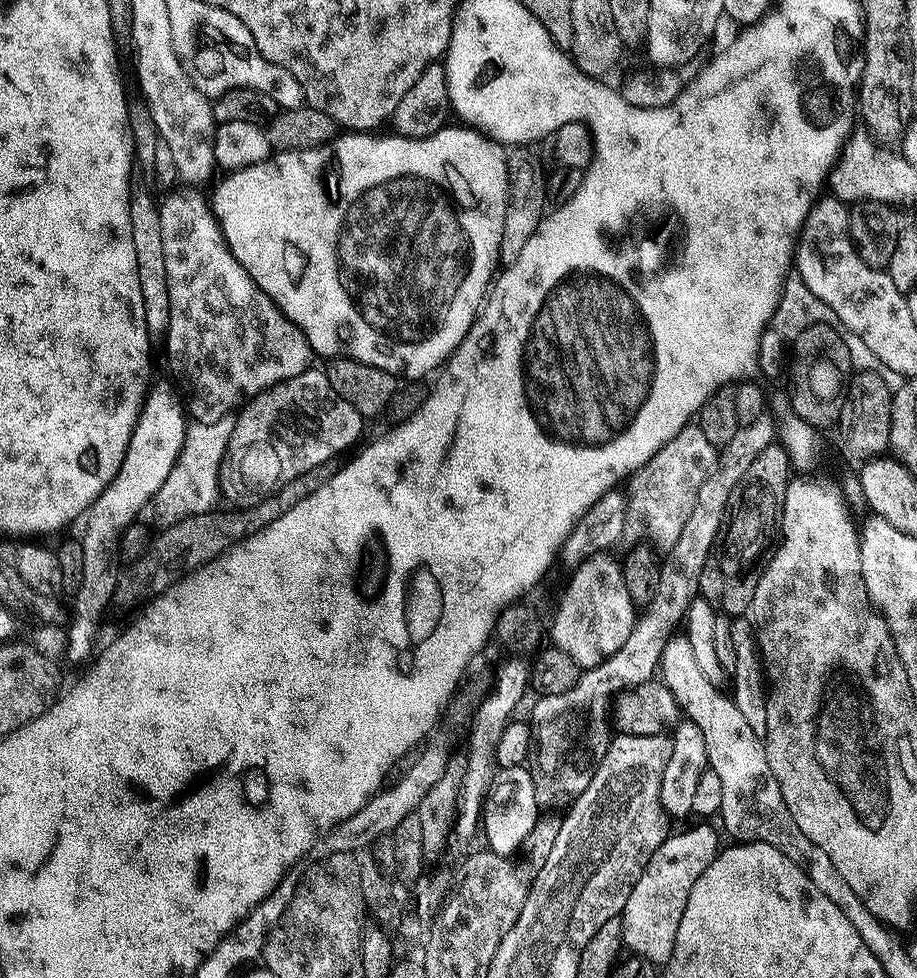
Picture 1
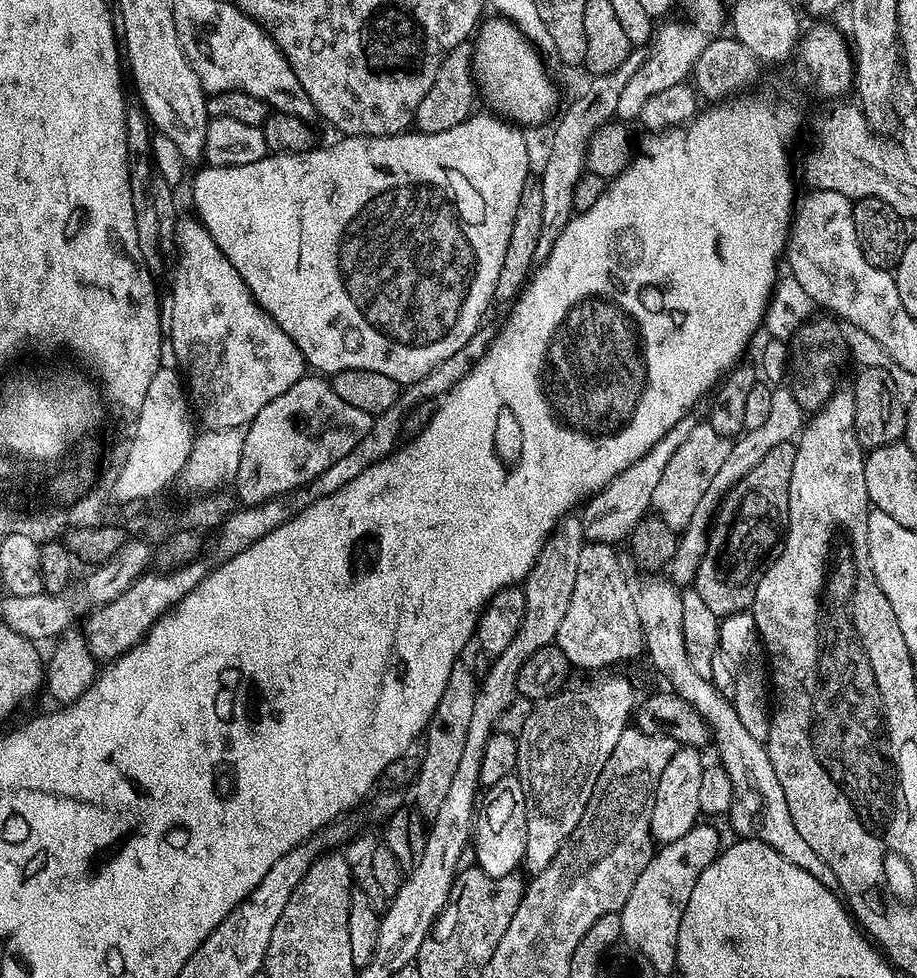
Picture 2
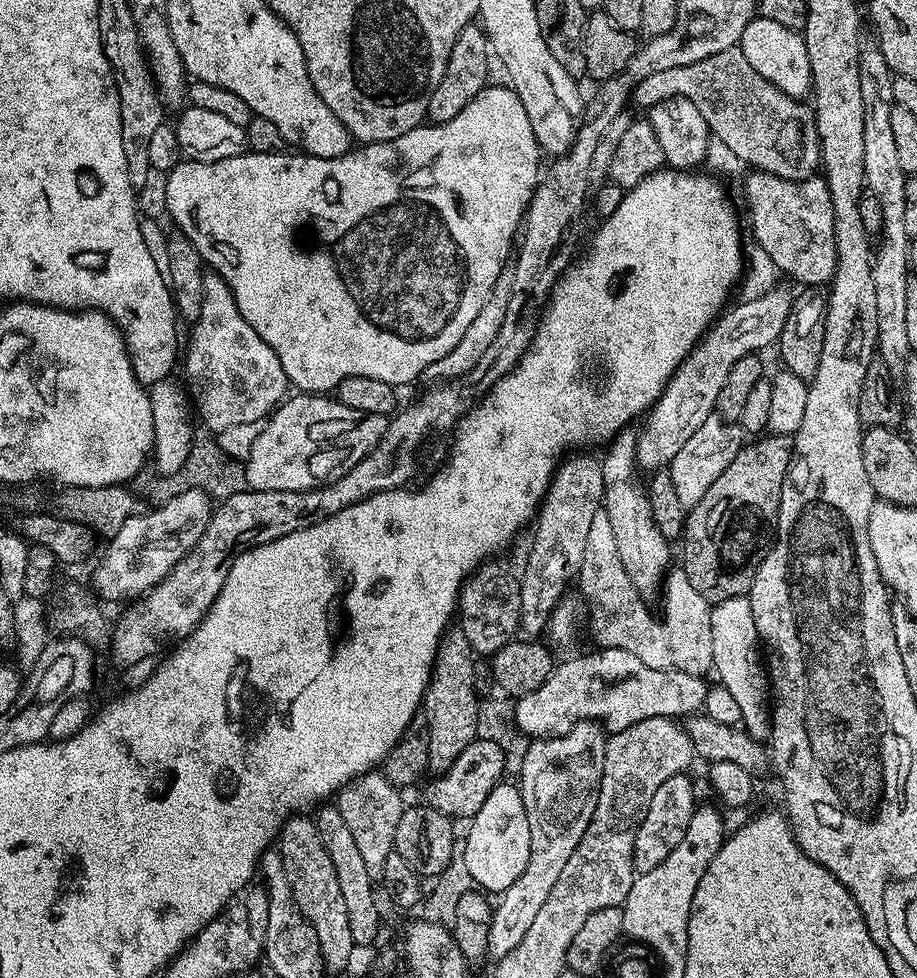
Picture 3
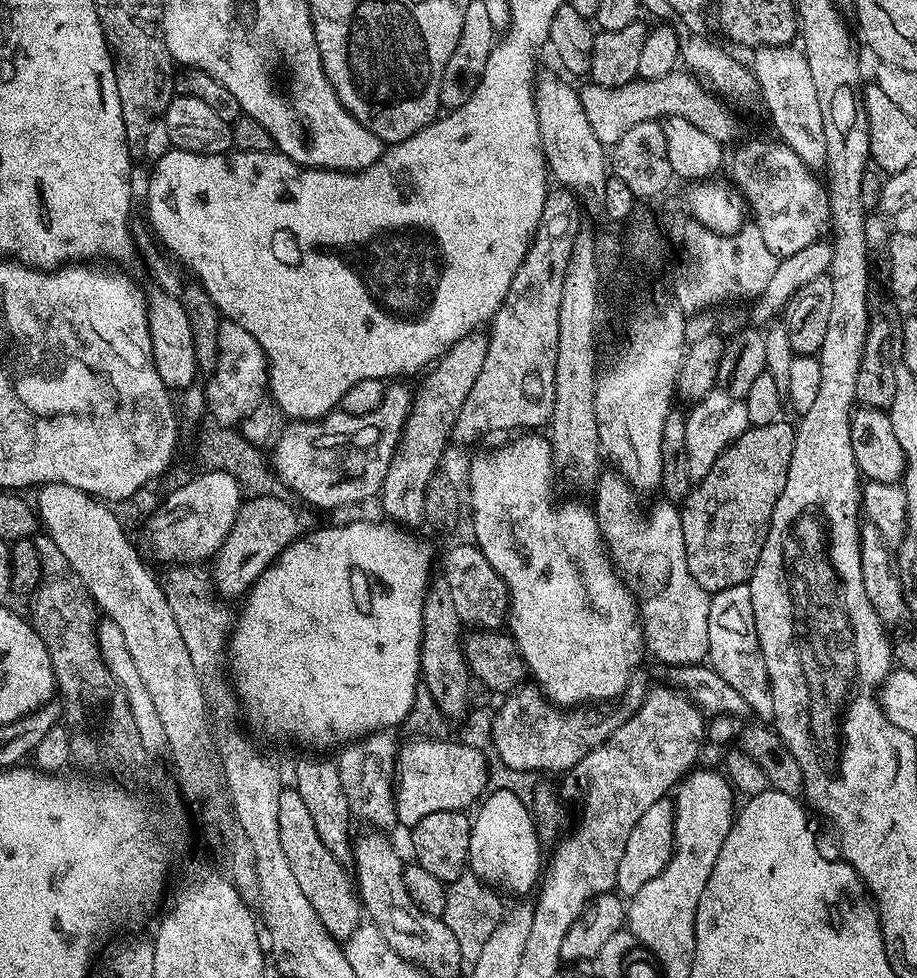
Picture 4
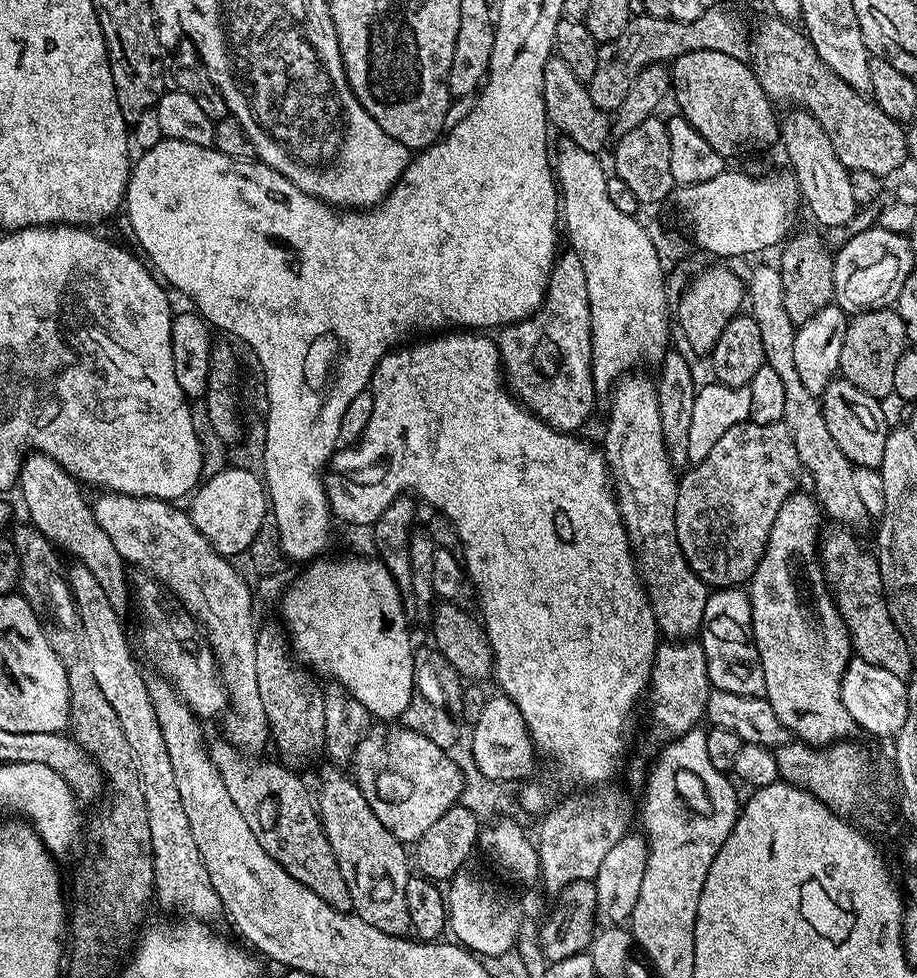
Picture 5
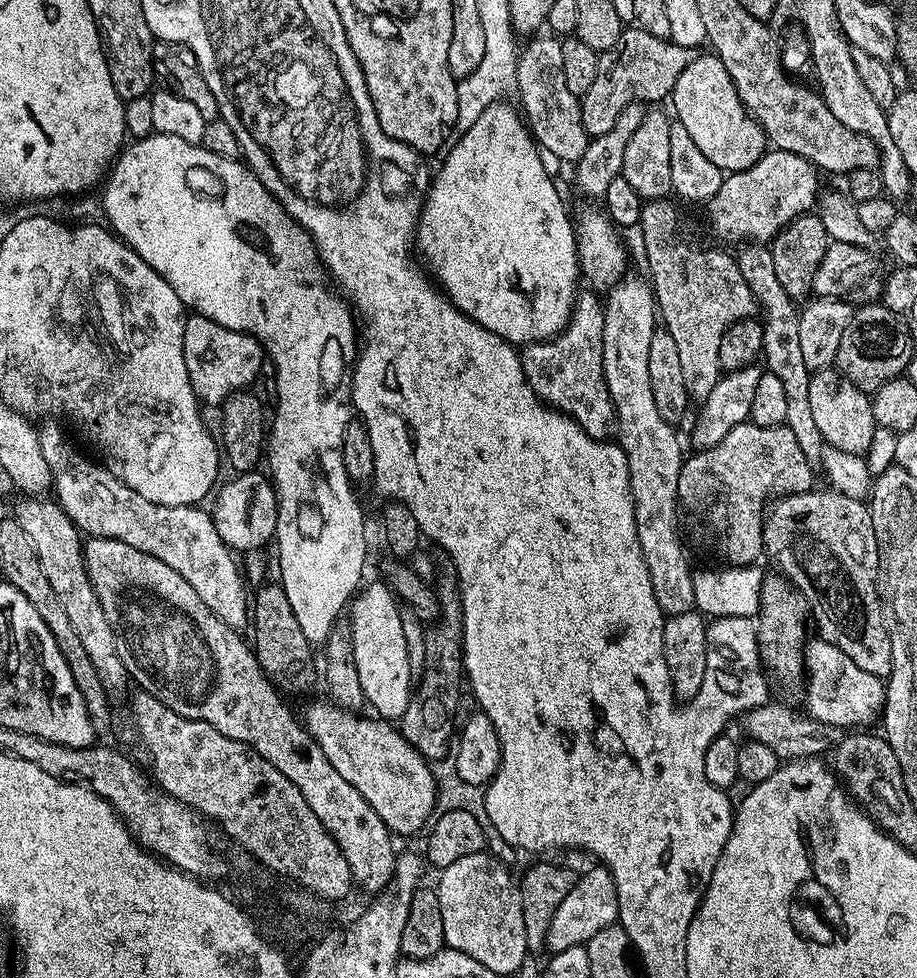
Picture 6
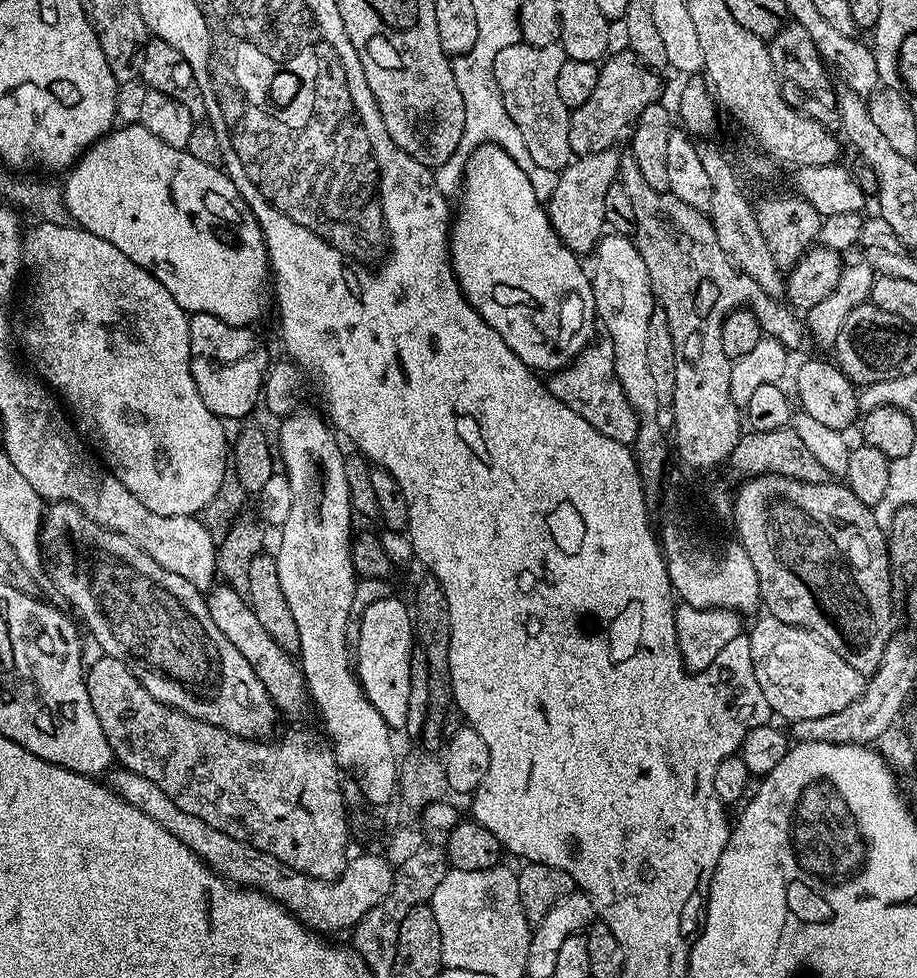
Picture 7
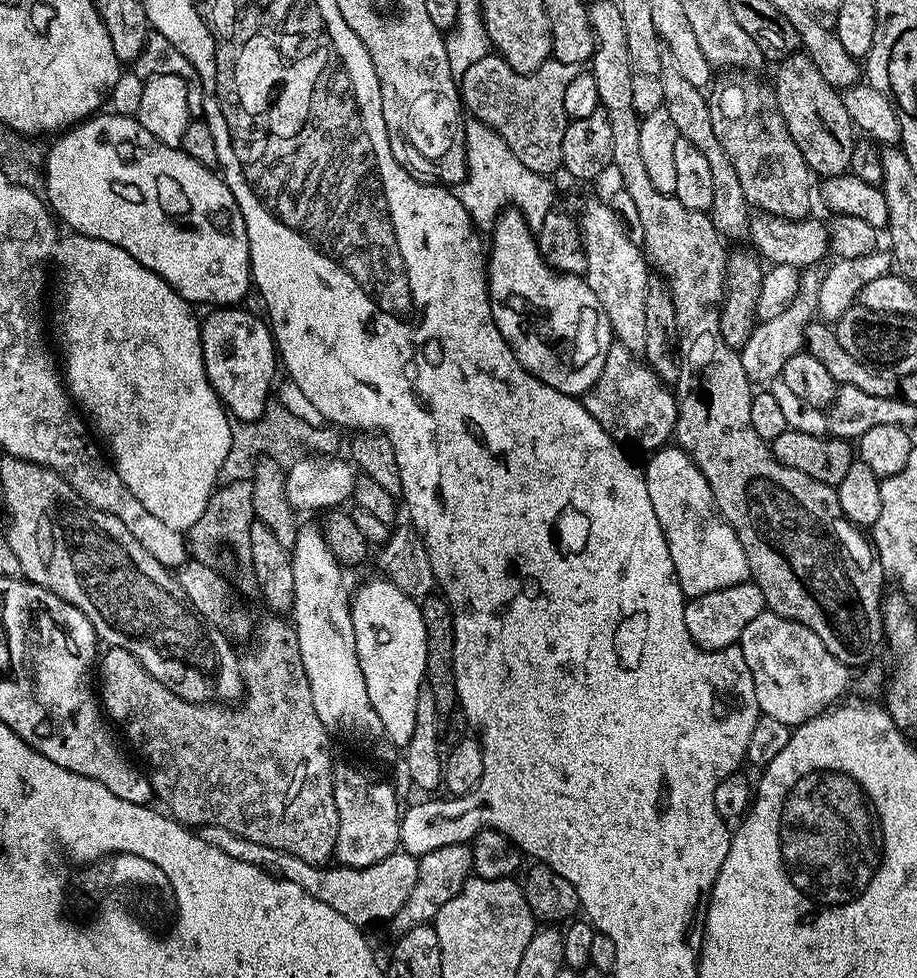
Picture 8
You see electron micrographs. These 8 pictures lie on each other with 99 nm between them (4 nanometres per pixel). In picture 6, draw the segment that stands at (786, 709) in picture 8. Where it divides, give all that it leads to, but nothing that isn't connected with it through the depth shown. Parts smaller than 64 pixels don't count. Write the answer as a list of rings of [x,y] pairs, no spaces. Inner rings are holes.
[[[819,638],[807,641],[804,666],[808,689],[804,692],[803,707],[807,715],[818,718],[818,722],[830,722],[830,726],[841,730],[868,726],[875,716],[877,719],[886,695],[886,684],[881,677],[866,674],[866,670],[858,670],[858,666],[854,666],[854,662],[850,662],[850,658],[838,650],[838,646]]]

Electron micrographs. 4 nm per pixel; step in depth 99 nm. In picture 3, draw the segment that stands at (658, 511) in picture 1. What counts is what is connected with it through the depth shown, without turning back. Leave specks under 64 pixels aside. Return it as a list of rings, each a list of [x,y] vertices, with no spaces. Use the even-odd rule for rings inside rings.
[[[713,414],[698,426],[698,431],[689,438],[686,446],[674,454],[670,465],[670,471],[674,482],[674,489],[678,492],[678,499],[686,510],[700,508],[700,499],[706,490],[714,486],[714,481],[734,462],[734,454],[743,448],[746,443],[745,429],[739,423],[726,420],[719,414]]]

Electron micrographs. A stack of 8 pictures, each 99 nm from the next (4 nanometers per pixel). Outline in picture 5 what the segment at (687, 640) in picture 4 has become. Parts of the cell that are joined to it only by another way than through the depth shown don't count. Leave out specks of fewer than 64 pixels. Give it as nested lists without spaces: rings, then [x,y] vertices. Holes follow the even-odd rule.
[[[628,374],[614,386],[612,409],[608,412],[608,429],[604,432],[602,451],[616,489],[616,504],[632,547],[644,591],[652,604],[657,629],[673,641],[686,640],[705,627],[704,615],[710,589],[686,562],[678,546],[674,526],[677,469],[667,456],[662,438],[658,398],[653,381]]]

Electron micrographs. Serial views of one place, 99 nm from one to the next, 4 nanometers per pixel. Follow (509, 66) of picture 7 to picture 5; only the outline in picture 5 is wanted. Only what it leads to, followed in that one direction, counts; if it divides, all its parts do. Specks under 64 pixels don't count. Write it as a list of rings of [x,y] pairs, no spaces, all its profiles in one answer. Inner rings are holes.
[[[555,54],[546,62],[542,78],[542,94],[546,102],[548,123],[555,131],[557,128],[561,132],[559,134],[561,137],[573,140],[587,152],[603,153],[604,143],[612,136],[613,121],[609,113],[594,106],[594,98],[590,98],[587,83],[577,78],[570,70],[570,66],[566,66],[566,62],[562,62]]]

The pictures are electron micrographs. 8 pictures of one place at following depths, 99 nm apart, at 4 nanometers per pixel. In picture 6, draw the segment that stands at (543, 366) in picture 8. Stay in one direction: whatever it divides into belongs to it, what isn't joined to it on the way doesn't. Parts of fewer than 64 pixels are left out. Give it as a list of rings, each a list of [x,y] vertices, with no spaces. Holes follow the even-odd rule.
[[[497,102],[491,104],[482,114],[478,114],[478,122],[470,126],[470,130],[459,133],[456,145],[447,149],[448,157],[440,169],[435,169],[430,180],[430,187],[426,193],[424,207],[420,210],[420,220],[416,223],[416,238],[414,248],[417,253],[424,255],[423,263],[427,271],[434,277],[435,283],[439,285],[445,296],[452,301],[452,305],[462,314],[469,316],[474,322],[486,326],[494,334],[498,334],[507,344],[513,346],[527,346],[530,344],[541,344],[543,340],[551,340],[557,336],[565,326],[568,319],[572,317],[572,307],[576,304],[578,287],[576,279],[581,279],[580,259],[576,257],[576,229],[573,221],[568,221],[568,212],[564,209],[564,200],[556,189],[554,181],[548,177],[548,168],[544,165],[545,157],[541,149],[528,131],[521,113],[515,107]]]

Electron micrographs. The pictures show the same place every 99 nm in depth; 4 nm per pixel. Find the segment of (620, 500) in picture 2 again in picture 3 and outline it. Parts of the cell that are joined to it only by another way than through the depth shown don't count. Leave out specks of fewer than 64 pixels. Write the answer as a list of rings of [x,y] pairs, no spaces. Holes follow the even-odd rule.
[[[769,287],[766,293],[741,299],[736,305],[733,303],[693,346],[688,357],[681,362],[680,369],[672,375],[664,393],[647,413],[643,421],[644,429],[639,429],[636,462],[641,469],[667,469],[674,454],[686,446],[687,440],[698,431],[698,426],[702,426],[702,422],[716,412],[718,390],[722,390],[722,385],[726,383],[730,366],[734,366],[738,358],[759,353],[759,348],[768,348],[771,344],[773,347],[779,341],[782,326],[786,326],[786,318],[794,307],[794,300],[781,288]]]

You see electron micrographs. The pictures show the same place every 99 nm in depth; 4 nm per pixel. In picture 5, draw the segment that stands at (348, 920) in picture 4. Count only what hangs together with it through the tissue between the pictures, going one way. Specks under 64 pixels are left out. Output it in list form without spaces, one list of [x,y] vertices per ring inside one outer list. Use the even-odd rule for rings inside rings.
[[[223,738],[217,740],[217,744],[210,748],[214,766],[218,774],[222,774],[222,782],[226,782],[226,790],[230,790],[234,806],[242,810],[242,818],[246,818],[250,830],[254,830],[254,838],[258,838],[262,850],[266,850],[266,854],[286,870],[286,874],[314,890],[318,898],[339,912],[351,913],[350,890],[346,886],[346,878],[342,878],[328,835],[320,824],[320,814],[310,795],[309,785],[307,788],[292,773],[295,771],[283,763],[271,764],[268,760],[260,760],[264,758],[240,751]]]

